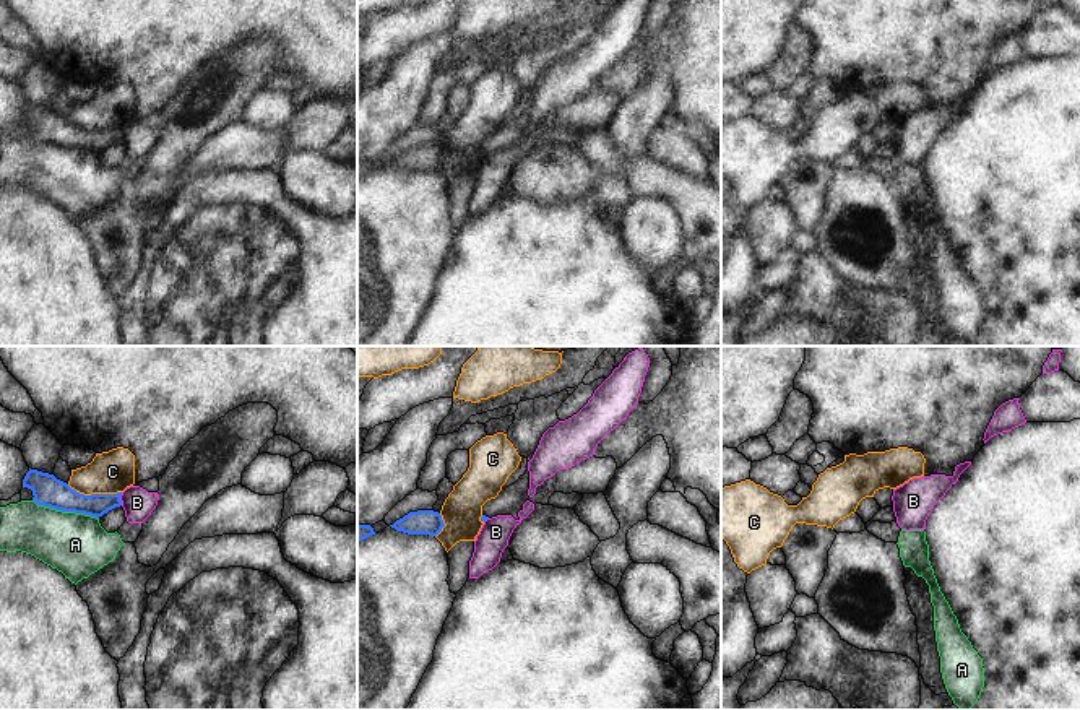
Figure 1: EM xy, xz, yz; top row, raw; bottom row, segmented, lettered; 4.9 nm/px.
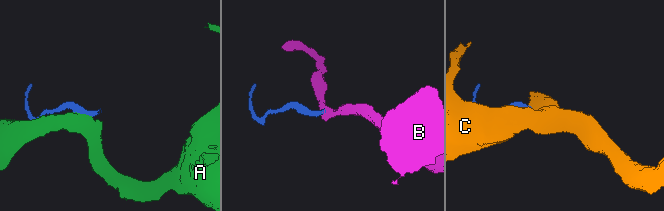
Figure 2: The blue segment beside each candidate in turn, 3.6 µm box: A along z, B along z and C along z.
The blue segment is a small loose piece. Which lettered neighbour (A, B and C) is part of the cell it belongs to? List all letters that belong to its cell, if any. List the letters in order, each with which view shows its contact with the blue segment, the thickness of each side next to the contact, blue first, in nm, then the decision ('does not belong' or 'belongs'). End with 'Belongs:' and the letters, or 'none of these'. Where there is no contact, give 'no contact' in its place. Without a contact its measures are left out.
A: meets blue in xy; 150 nm thick on the blue side, 300 nm on the other; does not belong
B: meets blue in xy; 110 nm thick on the blue side, 150 nm on the other; does not belong
C: meets blue in xy; 150 nm thick on the blue side, 220 nm on the other; does not belong
Belongs: none of these

